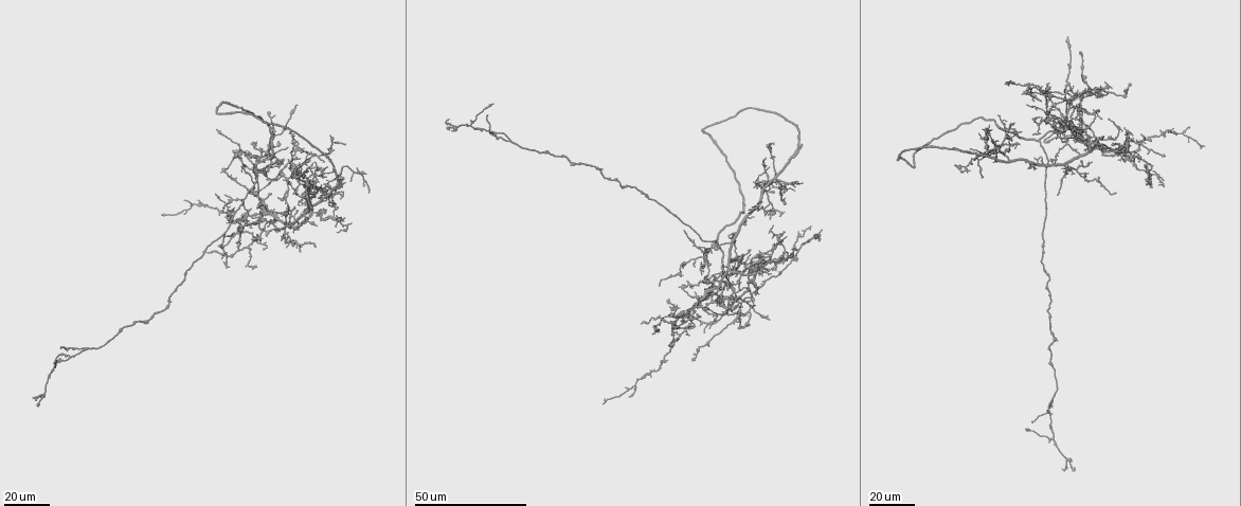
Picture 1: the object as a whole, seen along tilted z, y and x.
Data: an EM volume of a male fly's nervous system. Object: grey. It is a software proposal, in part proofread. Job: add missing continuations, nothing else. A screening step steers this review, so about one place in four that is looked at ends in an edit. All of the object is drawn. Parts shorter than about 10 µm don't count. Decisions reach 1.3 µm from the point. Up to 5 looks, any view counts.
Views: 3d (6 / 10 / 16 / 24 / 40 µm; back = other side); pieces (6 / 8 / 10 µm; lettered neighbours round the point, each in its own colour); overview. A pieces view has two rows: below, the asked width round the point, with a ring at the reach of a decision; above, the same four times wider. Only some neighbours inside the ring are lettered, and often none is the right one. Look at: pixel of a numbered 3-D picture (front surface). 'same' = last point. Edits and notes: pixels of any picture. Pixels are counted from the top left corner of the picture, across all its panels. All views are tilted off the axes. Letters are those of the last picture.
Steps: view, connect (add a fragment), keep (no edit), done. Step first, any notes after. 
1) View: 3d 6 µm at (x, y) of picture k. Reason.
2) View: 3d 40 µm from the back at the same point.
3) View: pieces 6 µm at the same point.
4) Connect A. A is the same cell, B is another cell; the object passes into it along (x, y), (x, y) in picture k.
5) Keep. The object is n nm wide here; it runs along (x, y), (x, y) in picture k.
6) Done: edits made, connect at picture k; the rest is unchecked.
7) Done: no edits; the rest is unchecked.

View: 3d 40 µm at (184, 199) of picture 1. Thin end.

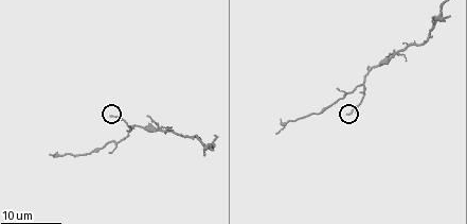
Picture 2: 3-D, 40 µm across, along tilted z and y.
View: 3d 6 µm at (110, 114) of picture 2.

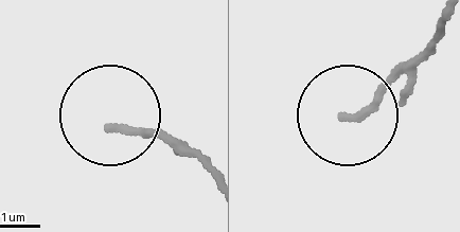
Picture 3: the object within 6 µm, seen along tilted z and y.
View: pieces 10 µm at (348, 117) of picture 3. What lies round it.

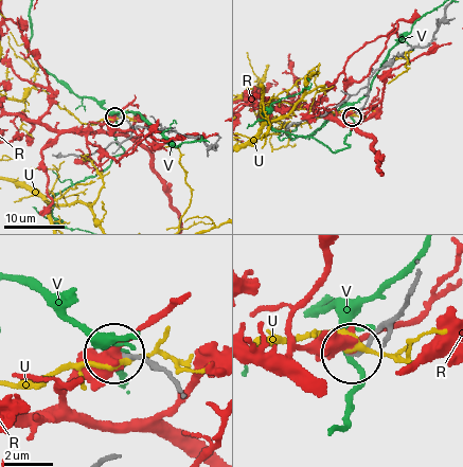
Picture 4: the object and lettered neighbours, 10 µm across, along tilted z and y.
Keep. R, U and V are other cells; it runs along (407, 291), (403, 306), (355, 352) in picture 4; none of them fits.

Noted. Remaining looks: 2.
View: 3d 40 µm at (216, 129) of picture 1. Long arm stops here.

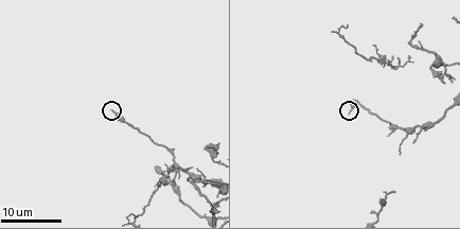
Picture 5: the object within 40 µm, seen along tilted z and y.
View: pieces 6 µm at (348, 113) of picture 5.

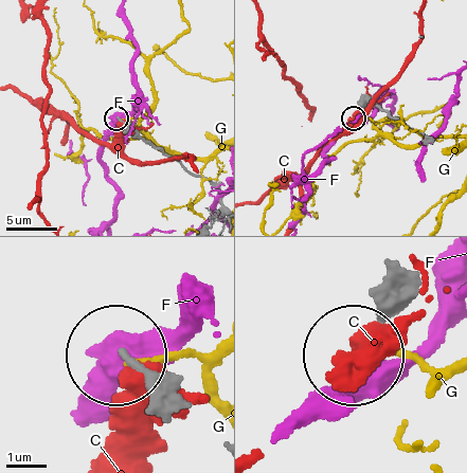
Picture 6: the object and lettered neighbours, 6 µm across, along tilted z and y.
Keep. C, F and G are other cells; no lettered fragment goes on from it.

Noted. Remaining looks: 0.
Done: no edits; the rest is unchecked.

